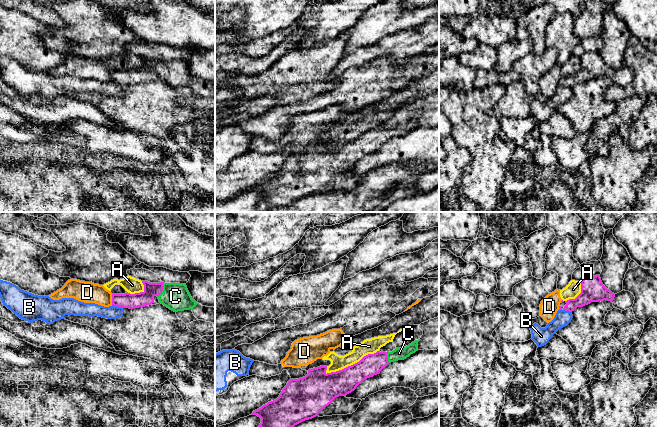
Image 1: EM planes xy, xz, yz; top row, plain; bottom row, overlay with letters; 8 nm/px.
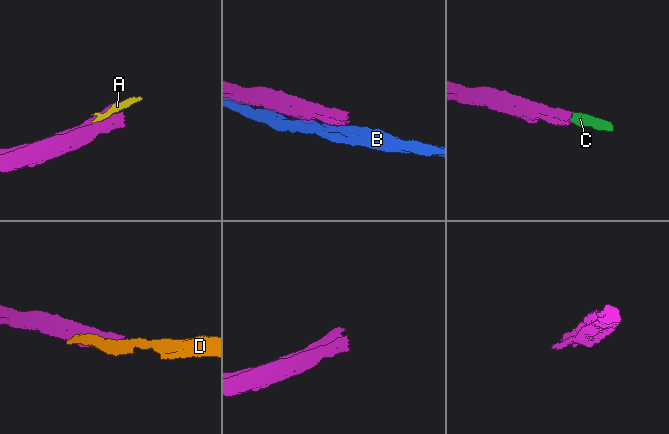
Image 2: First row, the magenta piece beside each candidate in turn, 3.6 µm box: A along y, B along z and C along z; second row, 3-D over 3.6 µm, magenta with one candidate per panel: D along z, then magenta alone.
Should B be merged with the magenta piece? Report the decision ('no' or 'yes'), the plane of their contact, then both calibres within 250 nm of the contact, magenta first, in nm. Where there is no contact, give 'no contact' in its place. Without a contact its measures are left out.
no | xy | 120/110 nm

